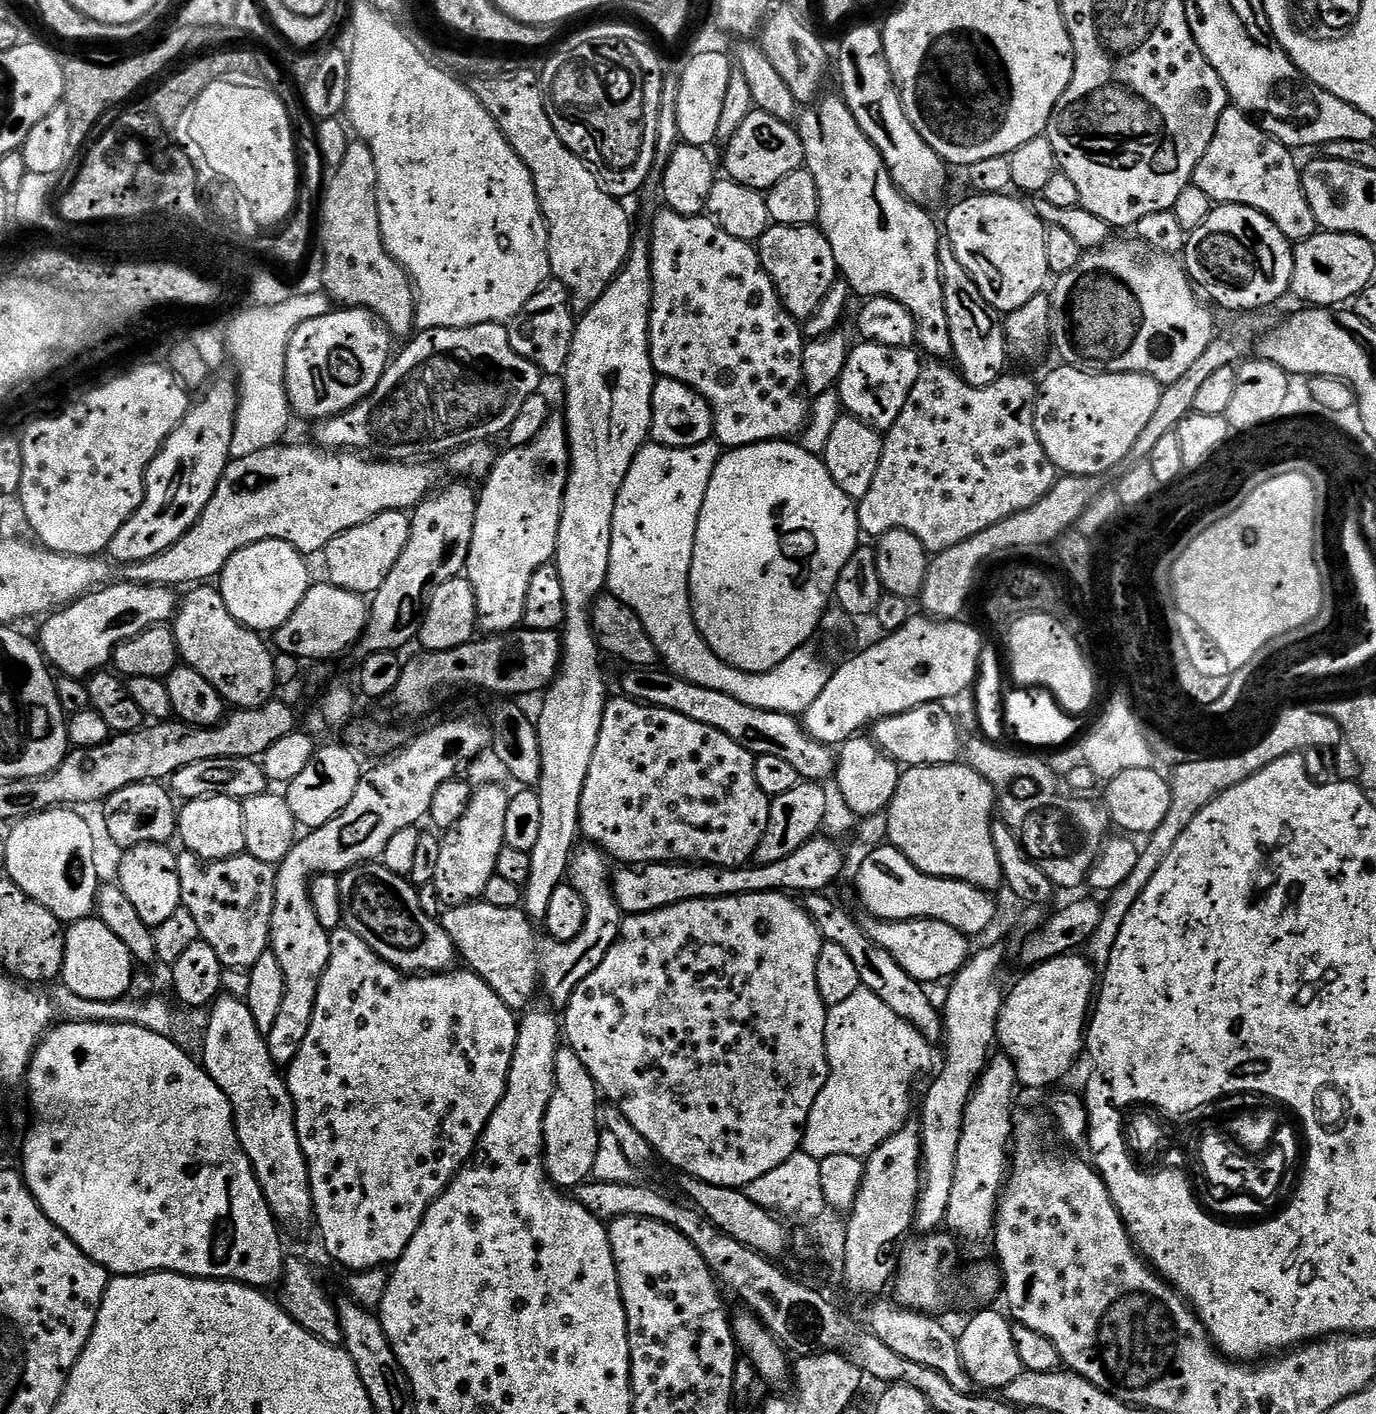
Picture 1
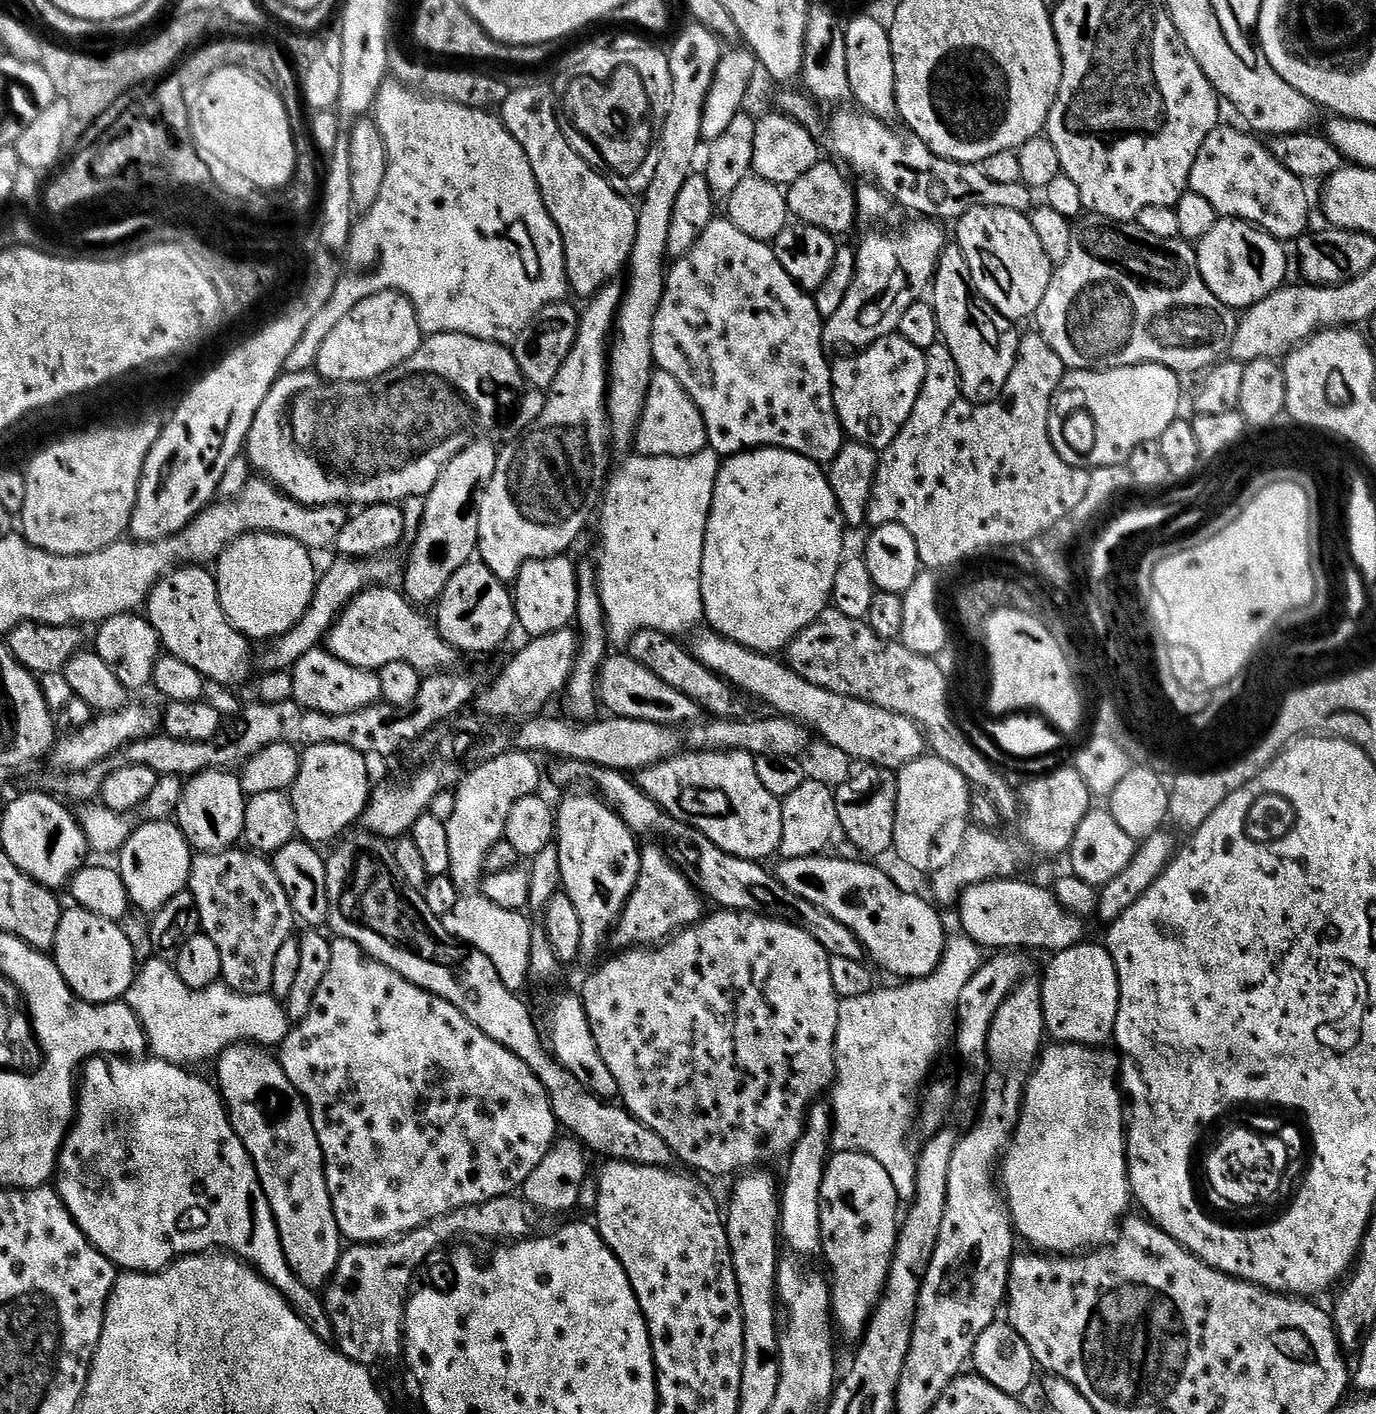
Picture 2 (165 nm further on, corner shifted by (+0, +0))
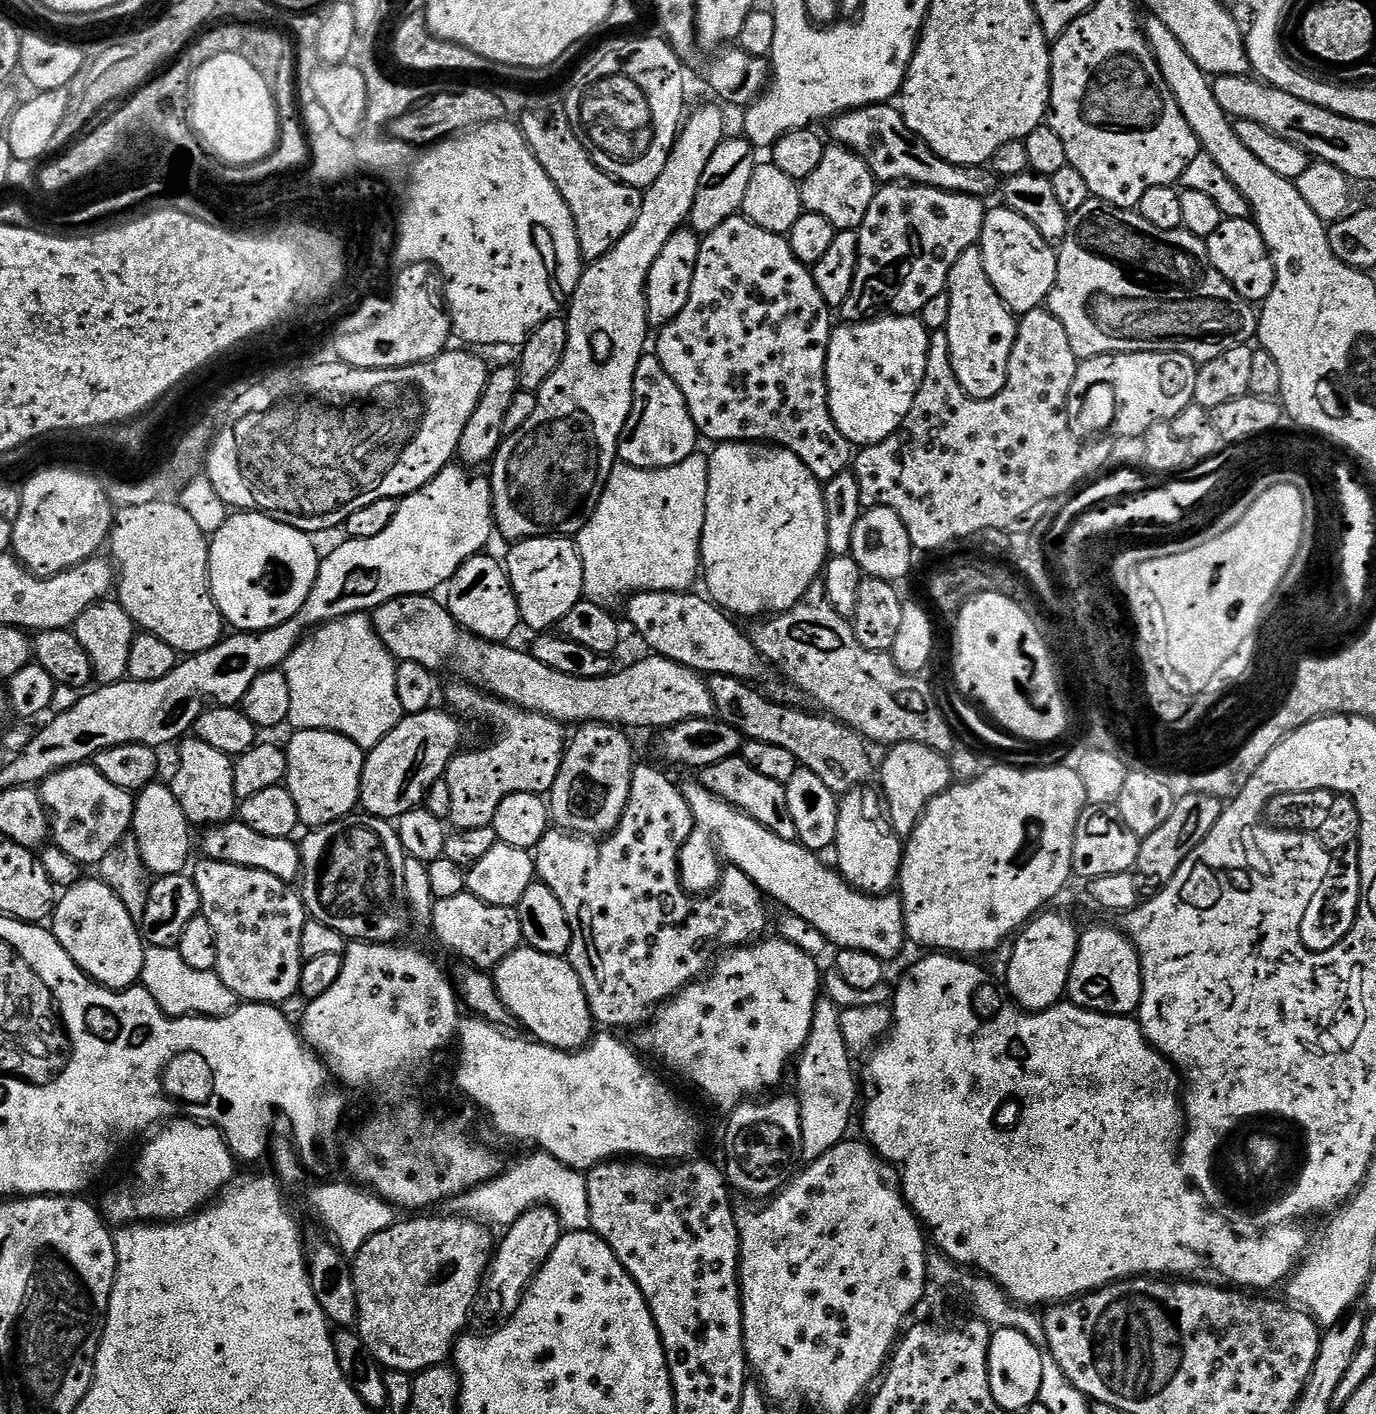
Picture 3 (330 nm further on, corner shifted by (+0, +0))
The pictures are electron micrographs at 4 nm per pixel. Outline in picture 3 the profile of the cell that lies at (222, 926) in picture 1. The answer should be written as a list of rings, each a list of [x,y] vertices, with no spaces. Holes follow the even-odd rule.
[[[207,858],[201,859],[201,864],[194,871],[194,879],[198,886],[198,894],[200,895],[200,910],[206,918],[206,922],[210,922],[210,927],[214,930],[214,942],[218,946],[218,962],[215,966],[215,973],[222,978],[222,982],[226,982],[226,986],[230,986],[230,990],[241,1001],[250,1004],[270,1004],[273,1006],[282,1006],[286,1002],[286,998],[297,995],[300,990],[300,979],[302,978],[302,970],[305,966],[304,955],[302,954],[302,930],[306,926],[306,922],[310,919],[308,909],[304,907],[304,898],[299,891],[296,892],[291,883],[285,882],[282,878],[274,878],[274,874],[266,874],[266,870],[258,870],[257,868],[247,868],[241,864],[231,864],[230,862],[218,862]]]

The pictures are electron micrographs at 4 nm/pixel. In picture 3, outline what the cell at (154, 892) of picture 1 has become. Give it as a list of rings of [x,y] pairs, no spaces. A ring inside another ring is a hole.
[[[153,782],[141,788],[134,800],[132,827],[138,846],[142,850],[142,860],[153,877],[179,876],[188,864],[192,852],[193,825],[188,823],[186,814],[167,783]]]

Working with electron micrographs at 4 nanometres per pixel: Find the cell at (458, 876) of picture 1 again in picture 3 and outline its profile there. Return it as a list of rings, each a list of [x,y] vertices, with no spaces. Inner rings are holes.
[[[467,682],[455,683],[448,688],[448,700],[457,708],[452,707],[461,717],[485,716],[486,719],[497,720],[502,727],[508,728],[497,744],[480,748],[477,752],[461,751],[453,757],[447,768],[451,827],[456,830],[478,830],[478,826],[491,824],[502,798],[510,793],[551,793],[564,761],[566,728],[541,712],[526,712]]]

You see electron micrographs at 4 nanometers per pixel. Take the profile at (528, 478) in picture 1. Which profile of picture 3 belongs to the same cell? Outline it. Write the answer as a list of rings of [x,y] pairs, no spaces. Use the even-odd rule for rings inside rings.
[[[715,103],[704,104],[696,113],[689,115],[683,121],[680,134],[676,138],[676,144],[670,150],[666,166],[662,170],[662,174],[658,174],[658,178],[649,186],[643,189],[642,210],[638,214],[638,218],[634,222],[634,226],[630,226],[630,230],[626,230],[626,234],[622,234],[622,238],[618,238],[618,242],[612,249],[604,255],[600,260],[593,260],[580,273],[580,281],[574,290],[572,299],[566,308],[566,319],[568,321],[568,341],[566,342],[566,354],[562,358],[562,362],[558,366],[558,370],[554,370],[554,374],[550,374],[550,378],[546,378],[546,382],[540,387],[536,397],[536,409],[534,414],[530,414],[530,418],[526,422],[526,426],[522,426],[522,430],[505,435],[504,441],[500,444],[494,459],[491,461],[490,479],[492,482],[492,506],[495,516],[495,531],[502,534],[508,539],[508,542],[518,540],[528,540],[532,536],[543,536],[545,534],[555,534],[565,538],[575,537],[581,530],[582,526],[586,526],[586,522],[590,518],[590,514],[594,514],[594,510],[598,506],[598,502],[604,493],[606,482],[610,478],[612,469],[618,463],[618,453],[620,451],[620,435],[624,429],[626,418],[630,418],[630,410],[632,409],[632,395],[634,394],[634,374],[640,359],[646,354],[644,343],[648,340],[648,331],[650,325],[648,323],[648,303],[646,302],[646,290],[648,289],[648,275],[650,274],[650,266],[654,266],[654,258],[658,258],[658,254],[662,254],[662,246],[666,246],[666,242],[670,242],[670,238],[680,228],[685,227],[686,221],[691,217],[692,207],[694,206],[694,198],[698,194],[698,182],[702,182],[702,174],[706,170],[706,162],[710,162],[714,150],[718,150],[718,146],[725,140],[726,132],[724,132],[724,112],[723,107],[717,106]]]

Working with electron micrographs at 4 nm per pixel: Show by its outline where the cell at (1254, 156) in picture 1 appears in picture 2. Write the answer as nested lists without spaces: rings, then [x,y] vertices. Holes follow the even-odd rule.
[[[1217,126],[1202,142],[1198,150],[1198,158],[1194,158],[1194,166],[1190,170],[1188,187],[1194,194],[1202,194],[1210,206],[1214,206],[1217,217],[1235,218],[1254,224],[1264,232],[1281,242],[1295,242],[1309,231],[1308,225],[1308,188],[1309,185],[1300,177],[1290,174],[1278,158],[1274,158],[1267,147],[1259,144],[1251,131],[1239,132],[1236,128]]]

